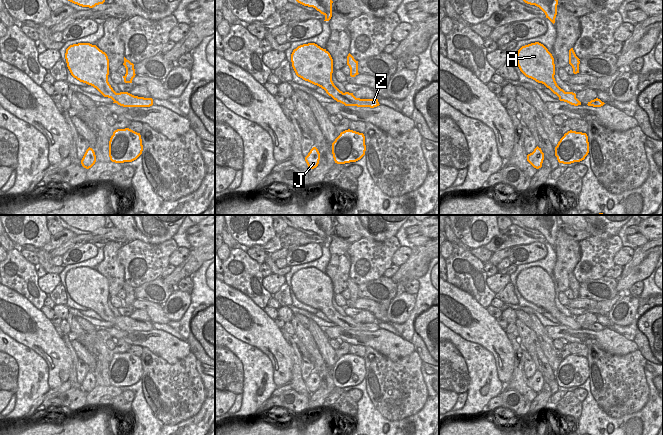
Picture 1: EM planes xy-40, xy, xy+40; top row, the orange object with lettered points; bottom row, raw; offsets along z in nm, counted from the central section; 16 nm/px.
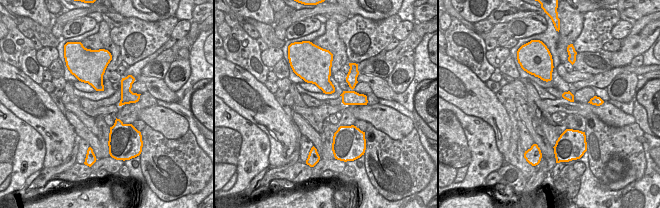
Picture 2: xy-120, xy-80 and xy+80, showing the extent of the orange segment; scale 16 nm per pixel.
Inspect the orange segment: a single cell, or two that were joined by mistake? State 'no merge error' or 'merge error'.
no merge error

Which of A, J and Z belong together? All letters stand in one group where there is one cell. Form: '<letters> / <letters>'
A J Z

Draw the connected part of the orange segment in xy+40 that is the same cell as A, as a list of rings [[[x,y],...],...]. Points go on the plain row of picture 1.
[[[535,266],[522,270],[517,276],[516,285],[520,295],[526,301],[544,308],[559,321],[560,325],[574,330],[581,329],[575,317],[565,316],[557,309],[554,302],[554,282],[543,268]]]

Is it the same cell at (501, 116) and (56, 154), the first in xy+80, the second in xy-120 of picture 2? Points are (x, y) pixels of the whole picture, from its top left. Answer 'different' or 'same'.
same

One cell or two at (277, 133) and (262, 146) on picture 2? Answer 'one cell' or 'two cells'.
two cells

